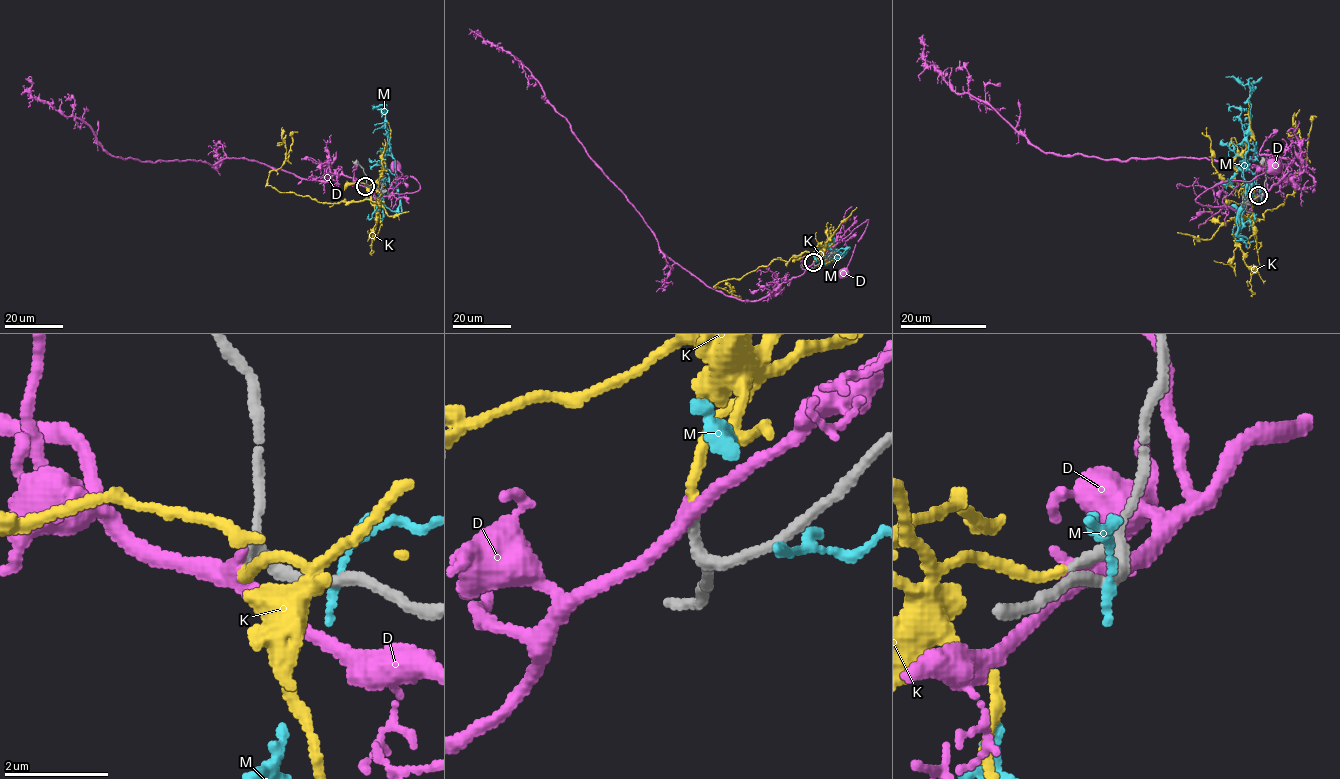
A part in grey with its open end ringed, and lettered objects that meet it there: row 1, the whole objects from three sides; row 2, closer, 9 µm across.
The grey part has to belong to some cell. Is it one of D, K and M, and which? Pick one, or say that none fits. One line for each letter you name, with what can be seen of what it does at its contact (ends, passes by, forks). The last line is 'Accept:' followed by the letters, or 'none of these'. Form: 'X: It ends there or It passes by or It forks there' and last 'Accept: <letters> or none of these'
K: It ends there
Accept: K

